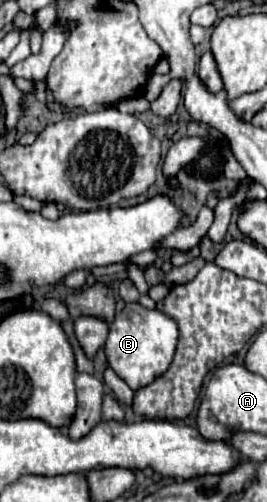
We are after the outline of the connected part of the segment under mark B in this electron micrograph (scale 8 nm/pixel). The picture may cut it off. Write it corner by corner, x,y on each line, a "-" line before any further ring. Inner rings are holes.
126,303
126,307
110,323
110,333
106,339
108,365
130,385
132,391
150,385
160,377
172,363
180,329
178,323
158,309
146,309
140,303

